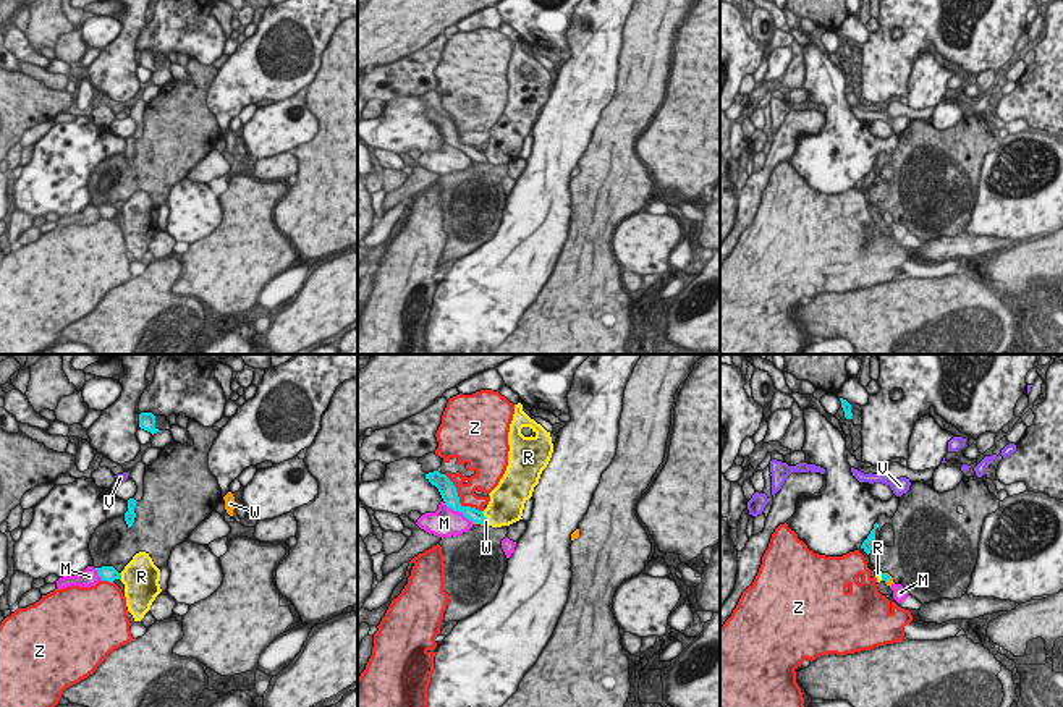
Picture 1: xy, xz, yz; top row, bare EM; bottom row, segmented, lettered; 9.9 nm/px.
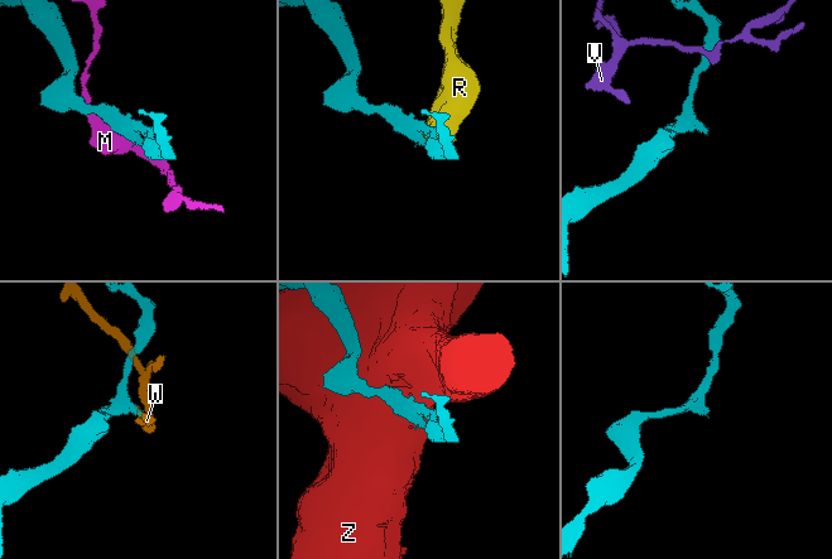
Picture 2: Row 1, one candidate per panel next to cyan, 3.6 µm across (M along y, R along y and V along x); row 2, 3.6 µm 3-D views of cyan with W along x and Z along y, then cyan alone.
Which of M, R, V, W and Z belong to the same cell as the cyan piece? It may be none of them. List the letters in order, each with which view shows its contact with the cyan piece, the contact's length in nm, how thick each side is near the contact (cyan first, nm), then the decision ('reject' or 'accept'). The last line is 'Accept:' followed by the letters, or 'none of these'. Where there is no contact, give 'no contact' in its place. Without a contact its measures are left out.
M: contact in xz; length 360 nm; calibres 160 and 280 nm; reject
R: contact in xz; length 120 nm; calibres 130 and 340 nm; reject
V: no contact; reject
W: contact in yz; length 110 nm; calibres 70 and 60 nm; accept
Z: contact in xz; length 550 nm; calibres 160 and 160 nm; reject
Accept: W

